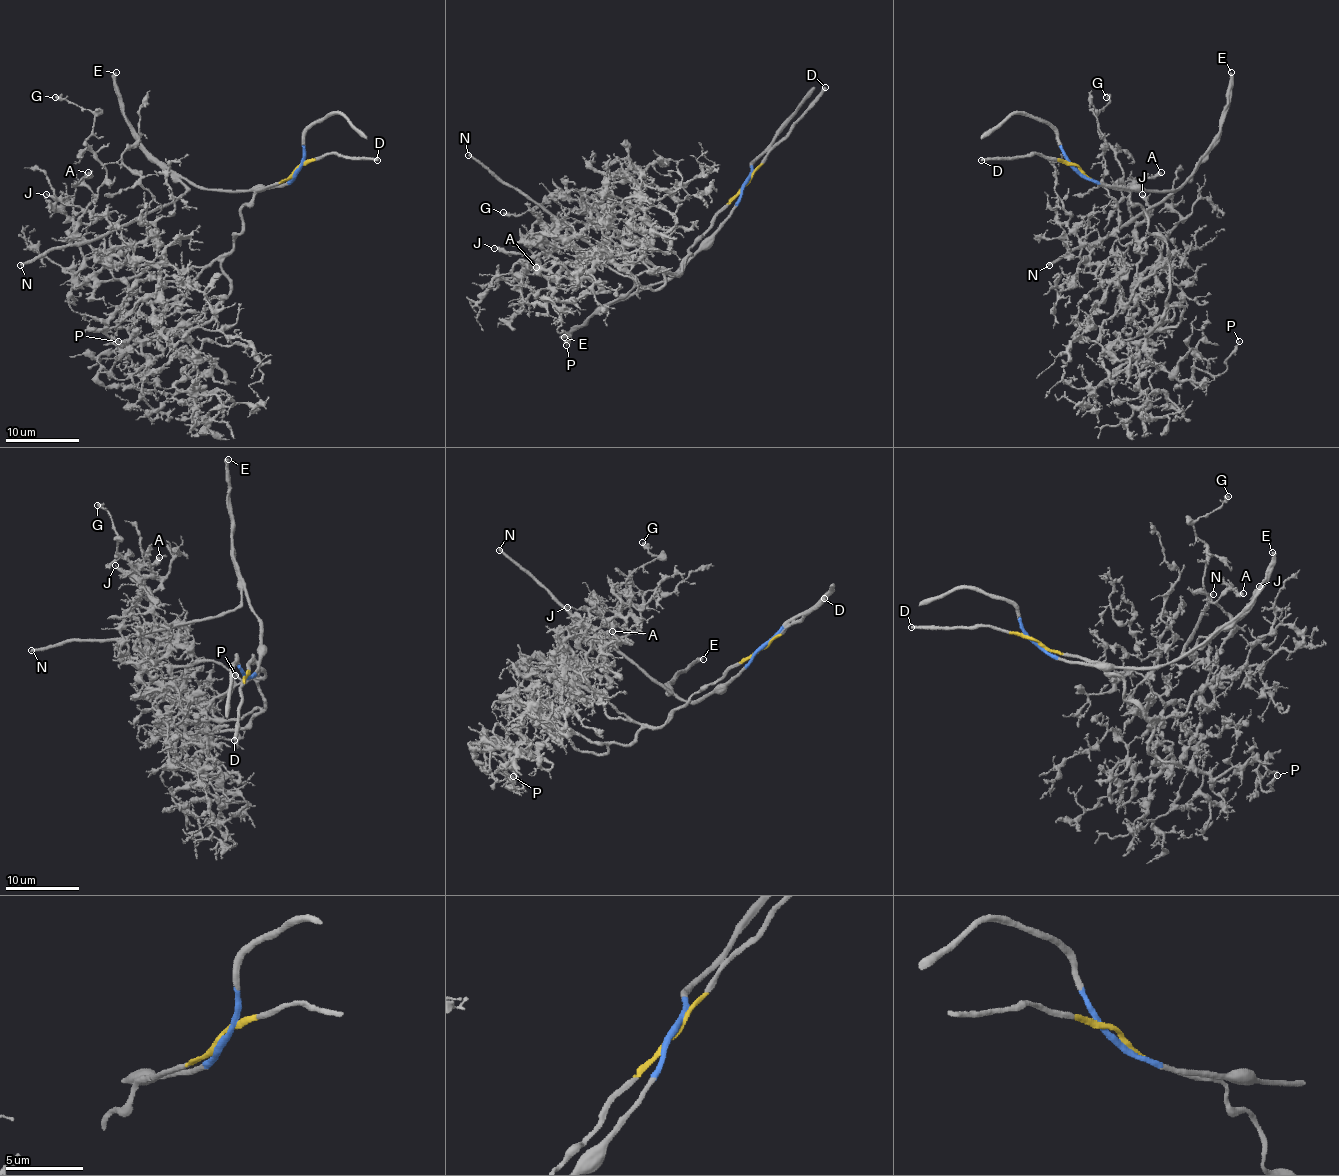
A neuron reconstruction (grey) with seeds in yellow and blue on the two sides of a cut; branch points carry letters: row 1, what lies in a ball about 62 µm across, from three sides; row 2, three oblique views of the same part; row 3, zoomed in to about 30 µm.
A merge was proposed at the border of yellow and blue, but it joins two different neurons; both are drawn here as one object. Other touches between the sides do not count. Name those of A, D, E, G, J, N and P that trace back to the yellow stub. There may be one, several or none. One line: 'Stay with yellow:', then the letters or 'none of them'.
Stay with yellow: A, D, G, J, P

